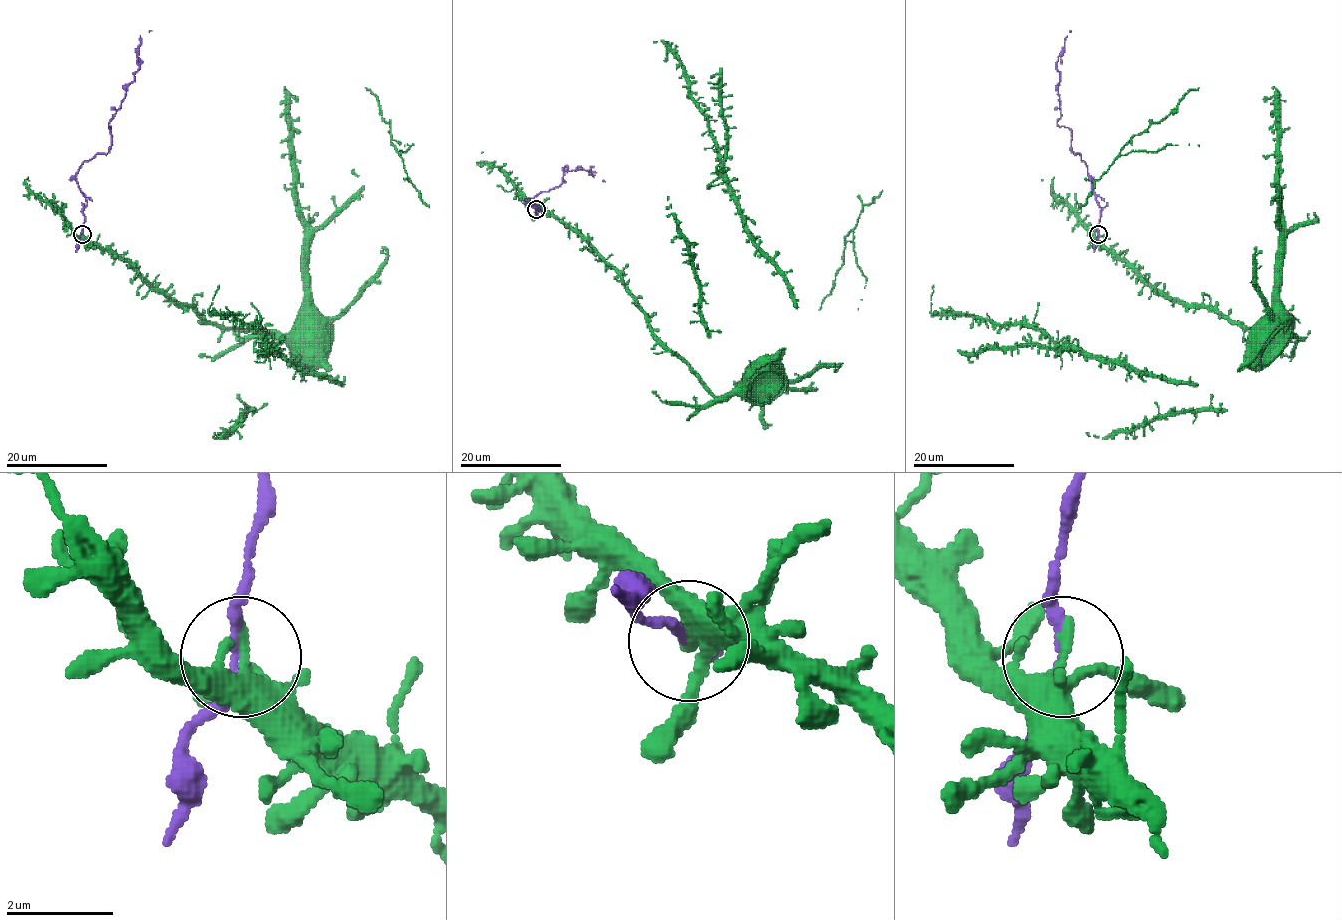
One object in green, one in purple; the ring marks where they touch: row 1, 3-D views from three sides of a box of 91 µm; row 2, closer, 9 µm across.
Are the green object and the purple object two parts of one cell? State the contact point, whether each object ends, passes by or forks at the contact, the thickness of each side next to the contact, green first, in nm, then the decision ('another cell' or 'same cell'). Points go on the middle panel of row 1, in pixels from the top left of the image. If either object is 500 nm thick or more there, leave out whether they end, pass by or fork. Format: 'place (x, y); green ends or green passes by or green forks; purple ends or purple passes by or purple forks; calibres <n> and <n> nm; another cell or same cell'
place (536, 209); green passes by; purple passes by; calibres 340 and 140 nm; another cell

